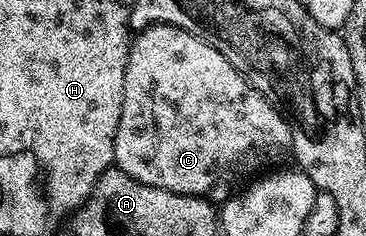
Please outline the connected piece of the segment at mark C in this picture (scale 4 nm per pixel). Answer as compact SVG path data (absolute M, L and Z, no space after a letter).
M149 26L131 41L128 64L124 72L124 100L120 108L120 124L116 128L114 141L114 166L128 176L132 176L132 180L140 180L140 184L148 184L152 188L160 188L173 194L191 194L197 198L208 198L215 204L221 204L231 197L235 189L233 186L237 182L245 183L259 172L285 163L282 161L288 158L291 150L289 121L264 95L249 86L246 78L240 72L236 72L236 68L232 68L232 64L228 64L228 60L224 60L224 56L220 56L216 48L212 48L204 40L175 26Z

